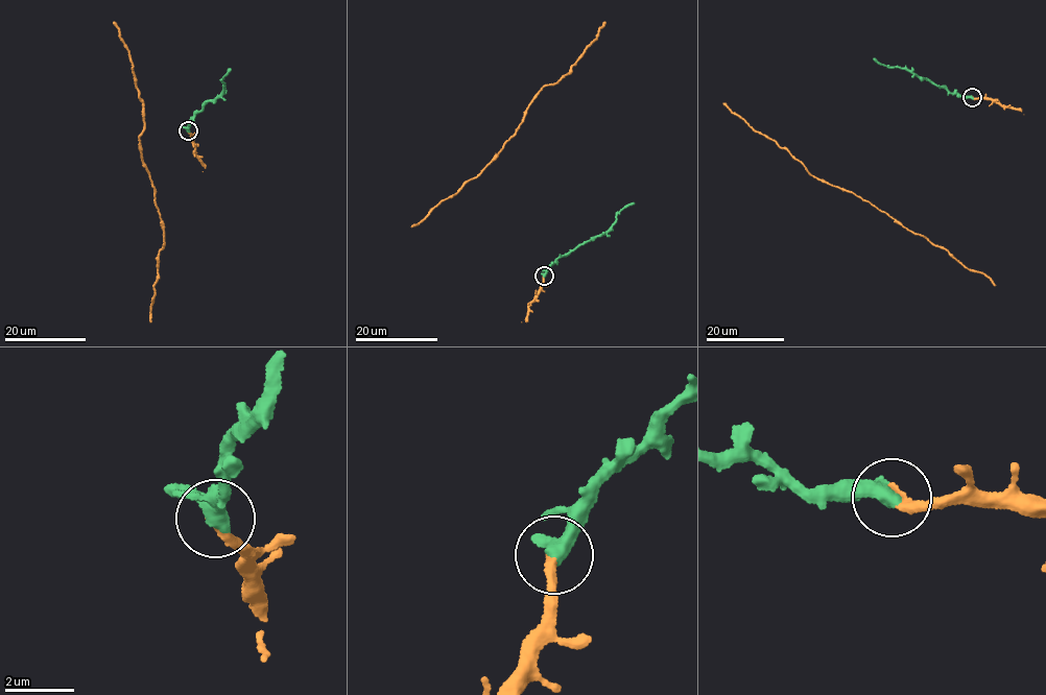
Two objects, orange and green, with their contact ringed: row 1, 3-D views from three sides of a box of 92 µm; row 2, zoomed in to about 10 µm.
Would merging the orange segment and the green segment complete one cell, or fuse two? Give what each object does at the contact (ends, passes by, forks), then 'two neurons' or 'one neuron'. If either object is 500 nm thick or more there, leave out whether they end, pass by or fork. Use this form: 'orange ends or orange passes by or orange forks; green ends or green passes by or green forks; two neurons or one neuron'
orange ends; green passes by; one neuron

